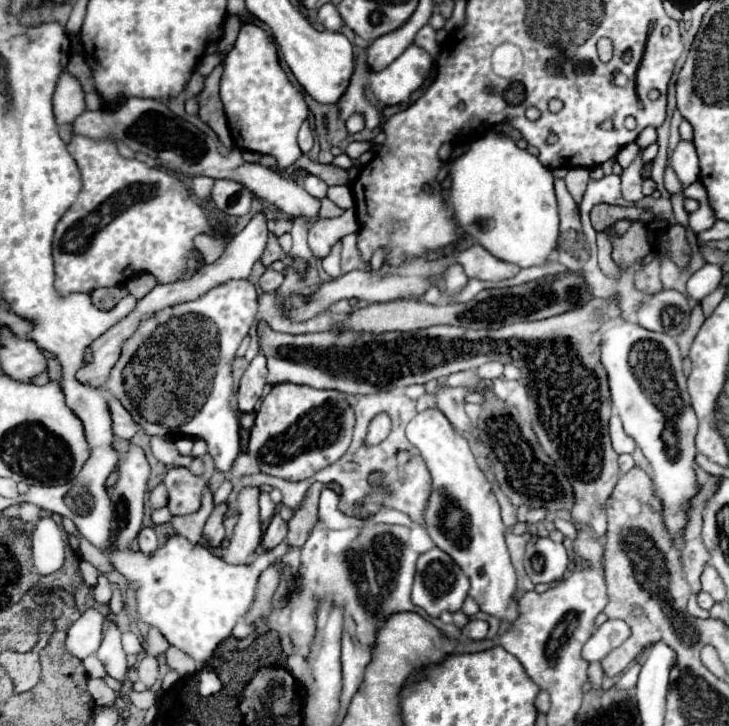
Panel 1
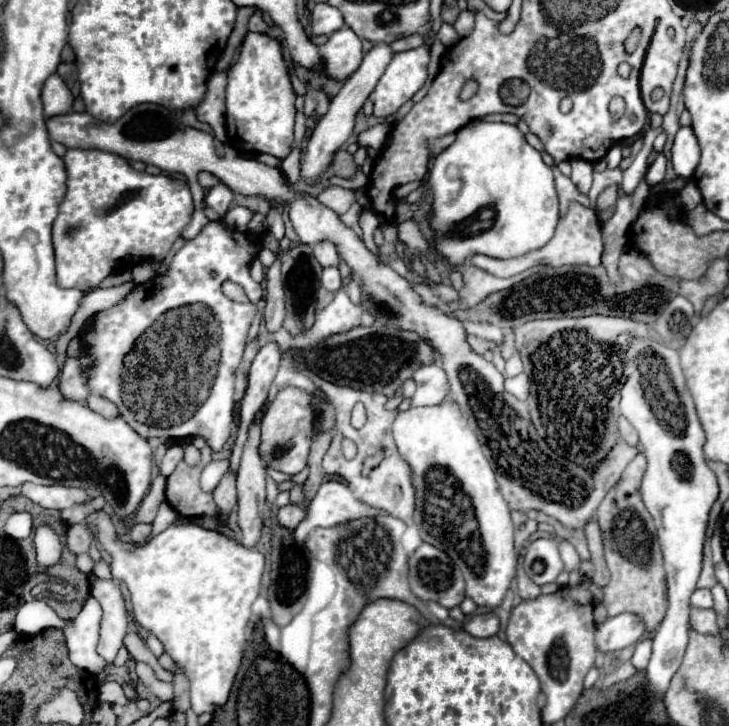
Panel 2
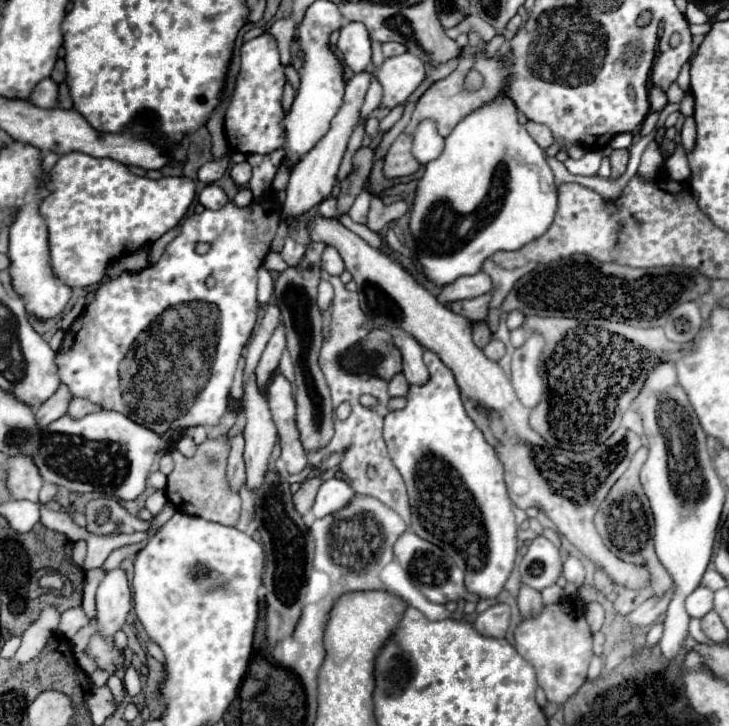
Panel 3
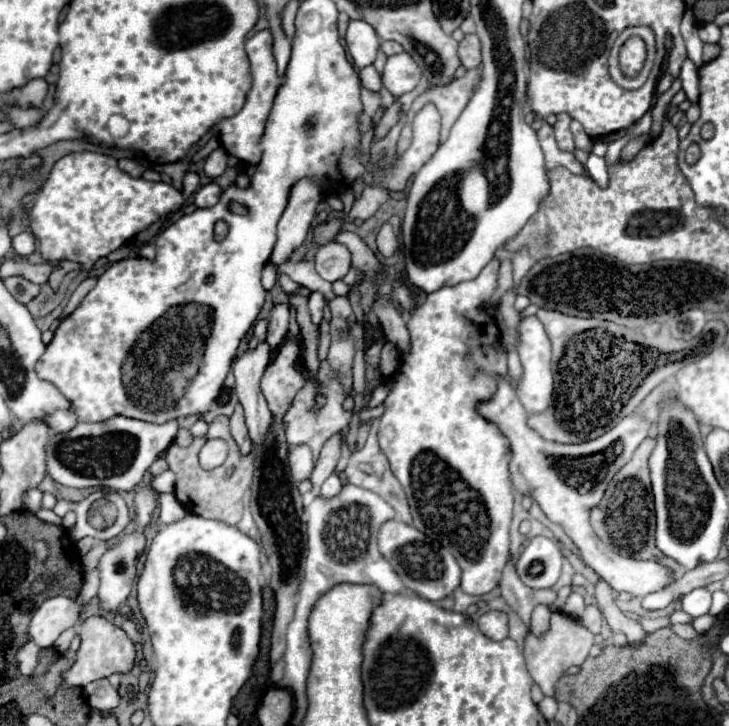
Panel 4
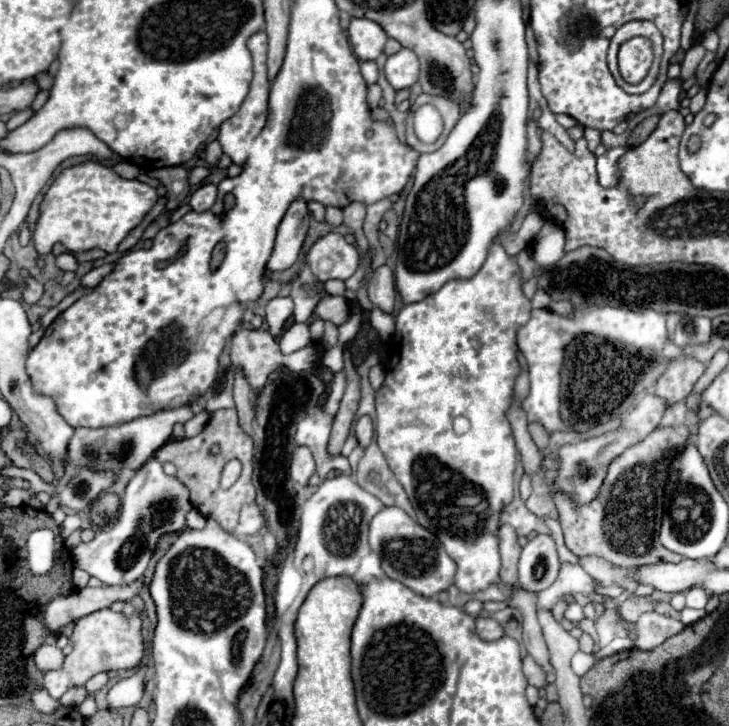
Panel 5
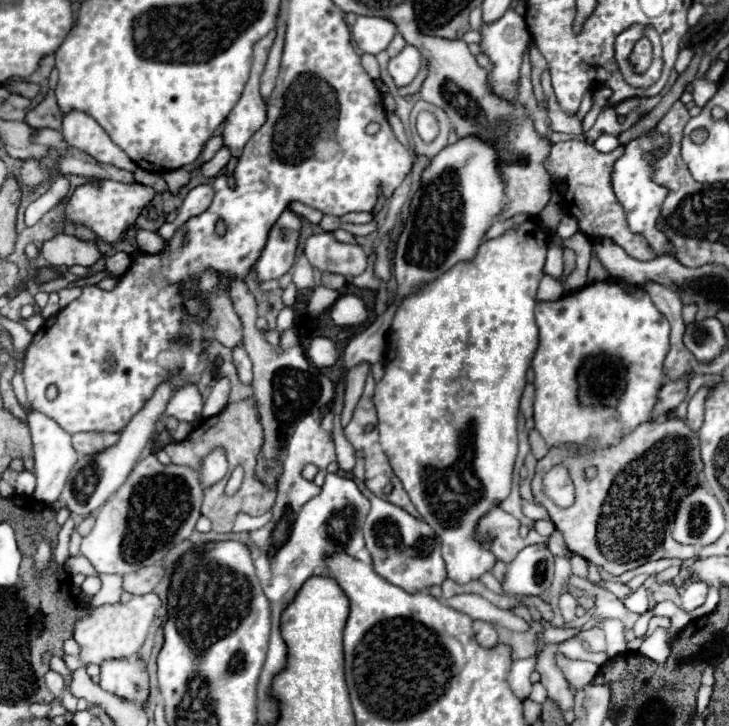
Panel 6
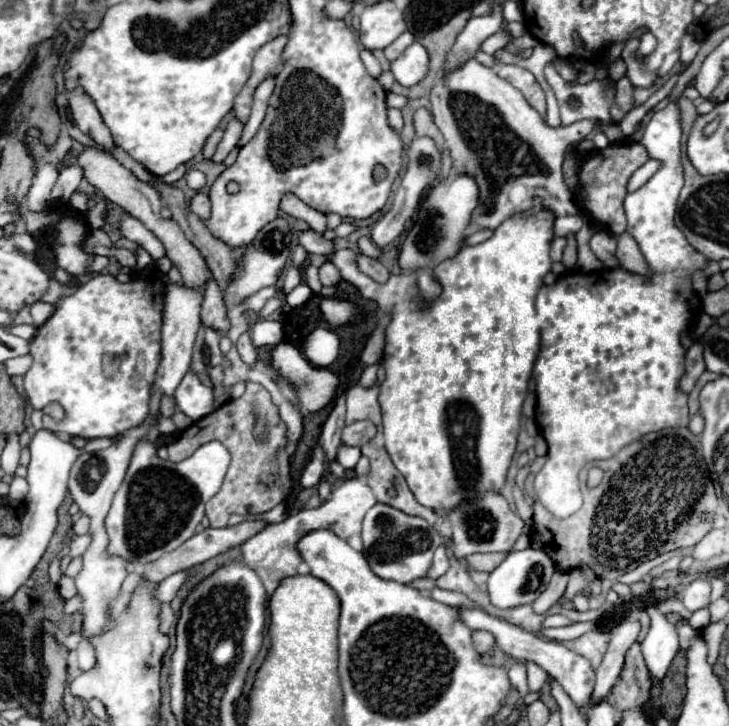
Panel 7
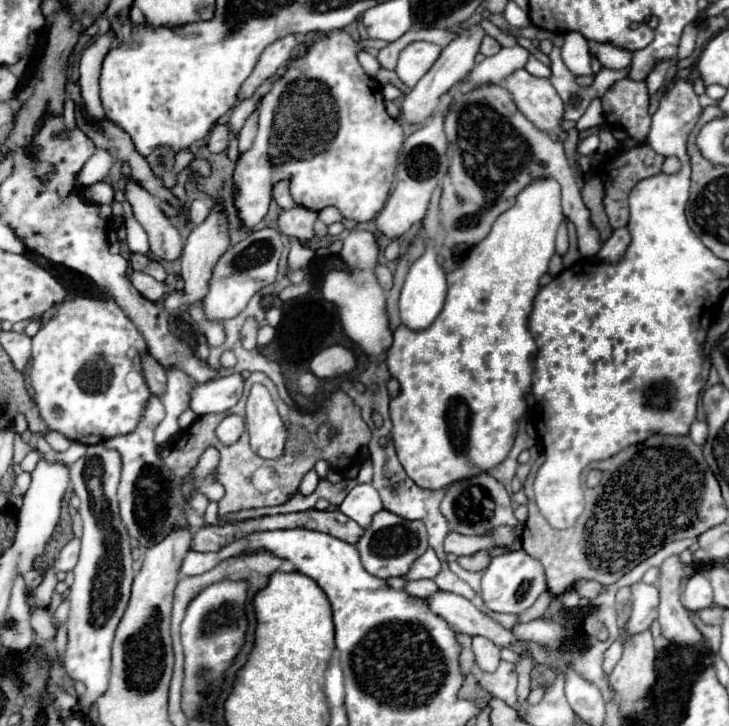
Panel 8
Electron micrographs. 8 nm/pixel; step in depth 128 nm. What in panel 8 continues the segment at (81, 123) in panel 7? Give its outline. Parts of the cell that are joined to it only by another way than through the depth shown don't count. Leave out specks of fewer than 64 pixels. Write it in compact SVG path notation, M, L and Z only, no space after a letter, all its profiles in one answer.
M112 30L100 34L82 54L80 60L80 86L82 86L82 96L84 96L84 104L86 104L86 112L92 120L100 122L104 118L104 108L98 96L98 78L100 78L100 68L102 68L102 60L104 56L110 52L110 48L114 46L114 38L116 34Z

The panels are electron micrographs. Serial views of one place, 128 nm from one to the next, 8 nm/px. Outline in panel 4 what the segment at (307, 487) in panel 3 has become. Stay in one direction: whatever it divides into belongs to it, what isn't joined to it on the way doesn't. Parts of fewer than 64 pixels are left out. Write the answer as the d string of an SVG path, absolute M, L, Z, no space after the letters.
M334 434L332 438L328 438L328 442L324 444L322 452L320 452L320 458L314 466L314 472L310 476L312 484L314 484L314 492L320 494L320 486L322 482L334 472L336 464L338 464L338 458L340 458L340 444L342 444L342 434Z

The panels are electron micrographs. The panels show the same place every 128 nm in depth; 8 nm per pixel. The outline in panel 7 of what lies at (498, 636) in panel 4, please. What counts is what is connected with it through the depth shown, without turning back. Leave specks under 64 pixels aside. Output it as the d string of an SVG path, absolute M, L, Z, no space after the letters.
M474 632L472 634L472 642L474 642L474 648L476 652L486 658L486 656L492 656L492 650L494 650L494 636L490 632Z

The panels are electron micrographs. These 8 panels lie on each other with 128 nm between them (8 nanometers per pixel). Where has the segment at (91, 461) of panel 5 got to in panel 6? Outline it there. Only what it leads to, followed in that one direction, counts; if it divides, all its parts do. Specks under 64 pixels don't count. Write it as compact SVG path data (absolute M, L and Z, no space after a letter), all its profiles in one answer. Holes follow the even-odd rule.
M186 384L174 392L164 416L176 416L178 420L196 422L202 418L202 406L204 400L198 390L198 384ZM80 432L72 434L72 446L80 454L96 454L116 442L118 434L102 434L102 432Z

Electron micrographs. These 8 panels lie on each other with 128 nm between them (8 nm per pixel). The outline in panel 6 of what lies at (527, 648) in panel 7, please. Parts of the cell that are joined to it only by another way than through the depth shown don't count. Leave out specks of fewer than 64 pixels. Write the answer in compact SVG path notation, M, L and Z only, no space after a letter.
M556 654L556 666L562 670L564 678L568 680L572 690L584 690L586 686L592 684L594 676L598 674L598 666L592 662L582 662L582 660L570 660L564 654Z

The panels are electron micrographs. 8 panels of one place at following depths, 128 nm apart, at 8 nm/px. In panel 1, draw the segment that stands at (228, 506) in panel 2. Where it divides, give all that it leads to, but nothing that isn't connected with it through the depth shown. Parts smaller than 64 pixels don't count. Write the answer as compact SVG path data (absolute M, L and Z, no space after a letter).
M220 504L220 506L214 506L206 526L204 526L204 532L202 532L202 544L210 544L210 546L218 546L222 540L224 540L224 516L226 516L226 510L228 510L228 504Z

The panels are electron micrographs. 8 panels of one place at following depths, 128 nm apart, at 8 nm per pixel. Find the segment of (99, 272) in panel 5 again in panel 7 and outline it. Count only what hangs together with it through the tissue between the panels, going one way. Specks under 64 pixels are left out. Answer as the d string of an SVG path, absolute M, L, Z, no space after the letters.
M112 248L112 256L118 258L118 262L120 262L122 266L126 266L126 268L134 268L134 266L136 266L136 256L134 256L134 252L130 252L130 250Z

